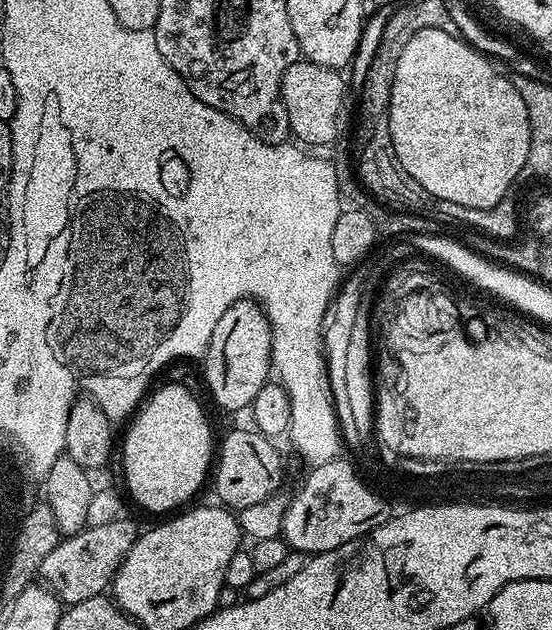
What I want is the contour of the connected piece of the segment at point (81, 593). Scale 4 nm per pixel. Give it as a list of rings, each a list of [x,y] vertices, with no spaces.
[[[119,518],[102,526],[84,528],[73,536],[65,536],[43,559],[39,579],[64,606],[105,595],[126,554],[130,554],[137,535],[138,527],[134,521]]]

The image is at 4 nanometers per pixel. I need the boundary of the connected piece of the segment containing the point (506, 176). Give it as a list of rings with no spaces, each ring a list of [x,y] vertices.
[[[437,28],[418,30],[406,42],[402,58],[398,58],[388,115],[394,154],[398,154],[402,170],[436,200],[458,202],[458,206],[466,207],[494,207],[513,191],[512,183],[528,167],[532,131],[523,91],[491,63],[496,65],[465,39]]]

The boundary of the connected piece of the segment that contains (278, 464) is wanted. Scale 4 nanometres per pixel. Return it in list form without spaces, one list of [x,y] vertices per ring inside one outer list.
[[[236,428],[224,440],[224,445],[219,445],[218,459],[214,464],[214,480],[216,476],[216,496],[221,505],[229,510],[239,510],[246,506],[258,506],[266,498],[277,495],[281,491],[280,483],[284,480],[284,464],[280,461],[280,452],[275,448],[269,437],[261,432],[244,428]]]

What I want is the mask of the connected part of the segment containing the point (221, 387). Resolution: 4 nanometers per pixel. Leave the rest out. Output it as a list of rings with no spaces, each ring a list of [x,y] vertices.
[[[245,298],[234,302],[234,306],[216,320],[202,363],[204,380],[218,407],[236,412],[251,405],[258,390],[269,383],[272,368],[272,327],[264,309],[255,300]]]

